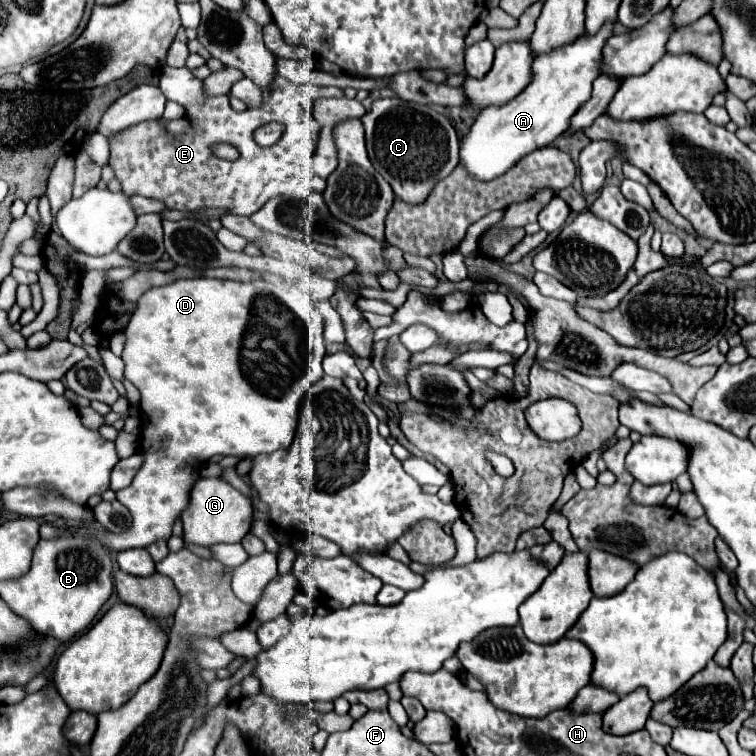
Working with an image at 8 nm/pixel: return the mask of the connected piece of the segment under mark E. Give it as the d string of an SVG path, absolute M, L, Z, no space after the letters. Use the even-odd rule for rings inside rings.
M171 68L171 82L193 82L191 102L182 118L171 122L160 118L135 124L109 138L109 164L113 166L123 192L129 196L139 194L161 200L171 210L199 212L217 208L241 216L251 216L275 196L309 200L311 194L321 194L323 198L326 180L323 179L323 183L307 183L318 182L317 176L301 175L305 170L311 170L311 158L317 150L321 130L313 116L313 100L343 98L341 88L289 86L287 90L273 90L261 110L249 108L245 112L235 112L229 104L229 96L207 98L201 80L187 68ZM273 120L285 124L285 132L275 146L263 148L255 142L253 132ZM219 142L235 146L239 150L239 158L217 158L211 148Z

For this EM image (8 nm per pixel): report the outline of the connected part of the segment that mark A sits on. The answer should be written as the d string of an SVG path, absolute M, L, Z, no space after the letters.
M605 22L593 36L581 34L571 44L553 48L533 62L533 82L515 100L501 106L485 108L473 128L461 140L461 162L479 180L493 180L501 176L519 160L537 148L551 144L563 134L571 116L591 98L591 84L601 74L603 46L613 36L613 22Z

